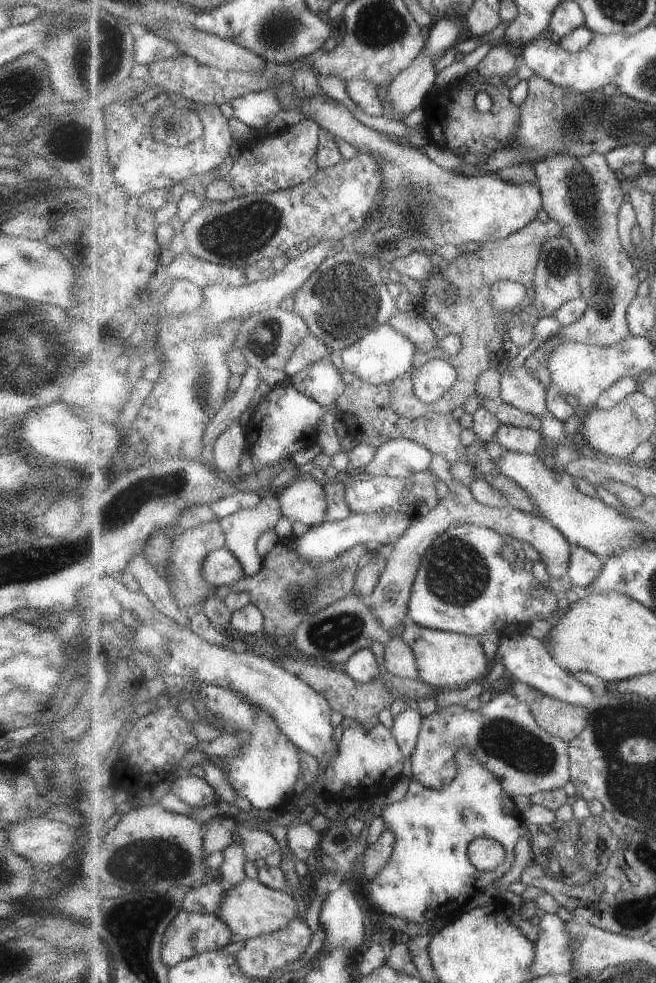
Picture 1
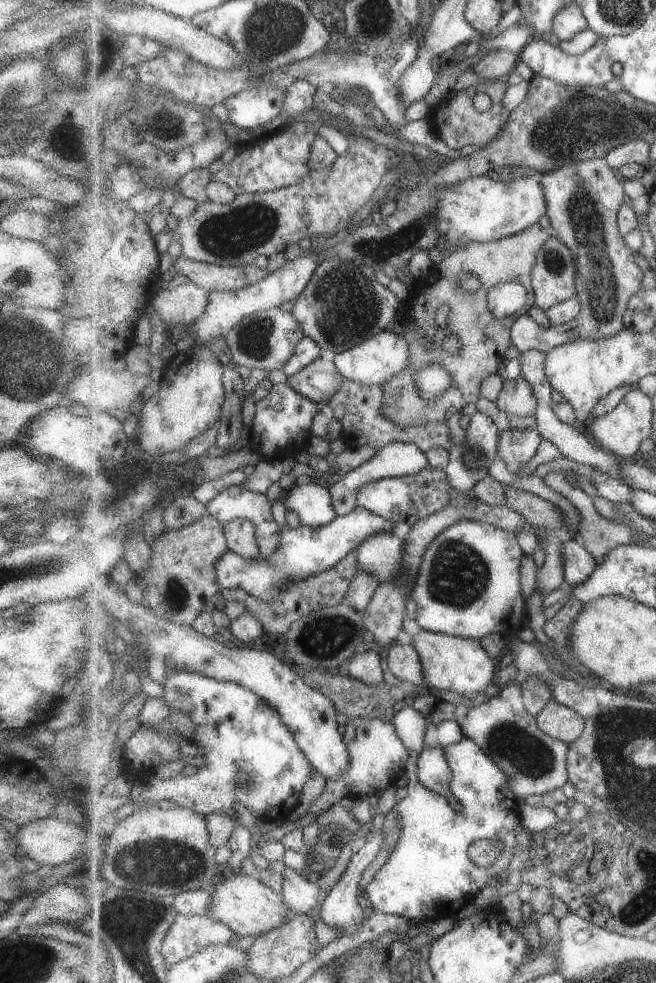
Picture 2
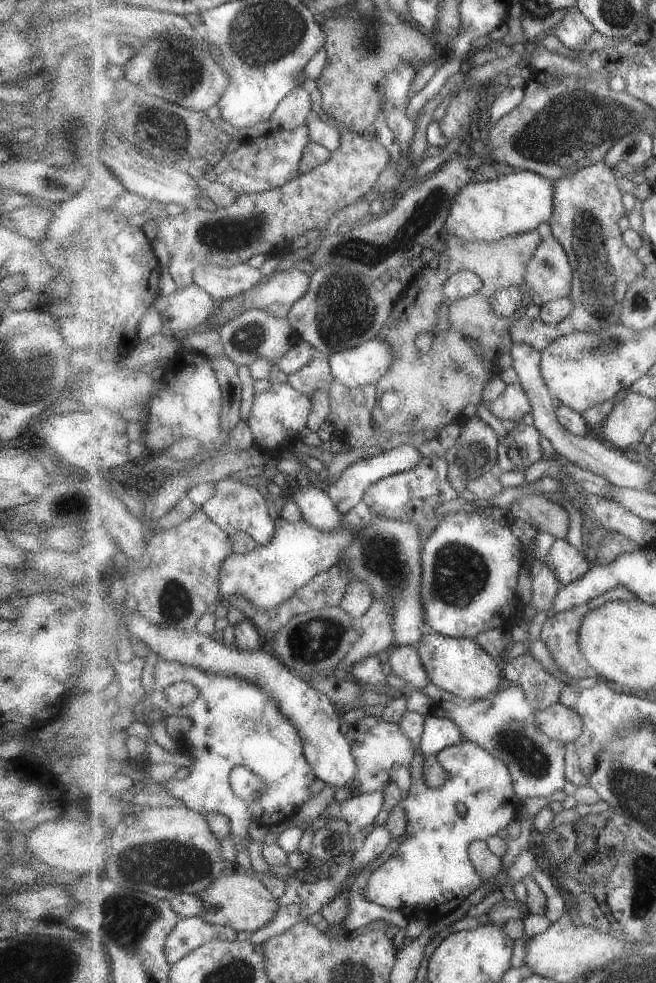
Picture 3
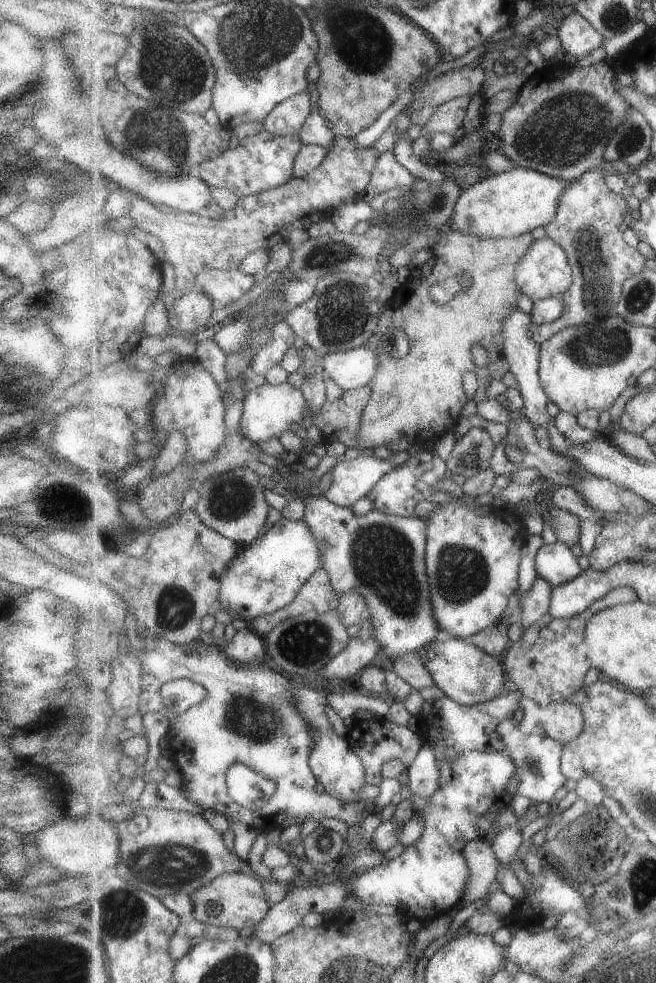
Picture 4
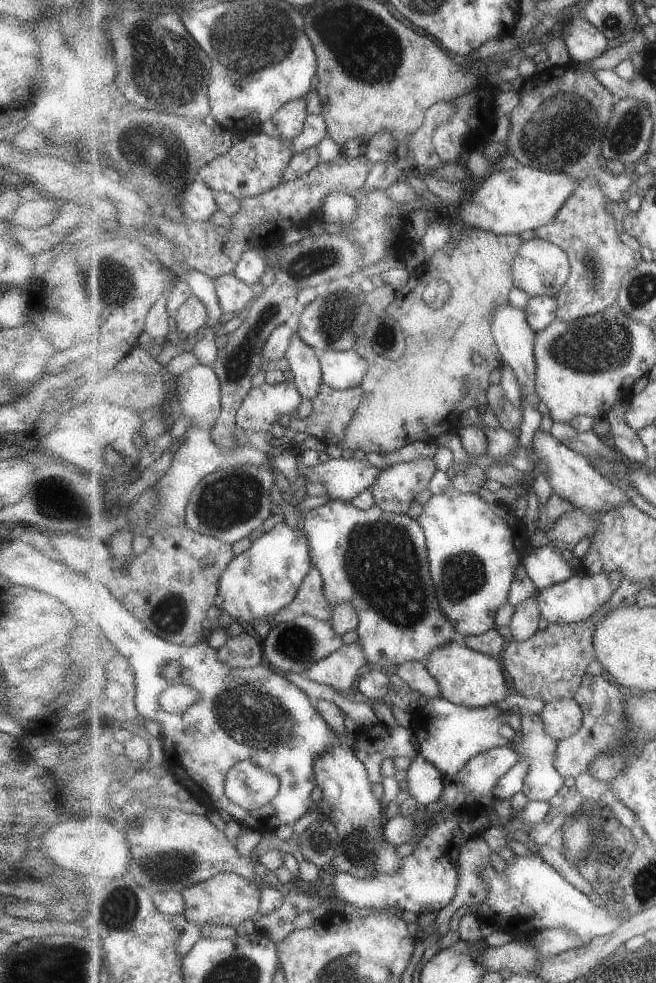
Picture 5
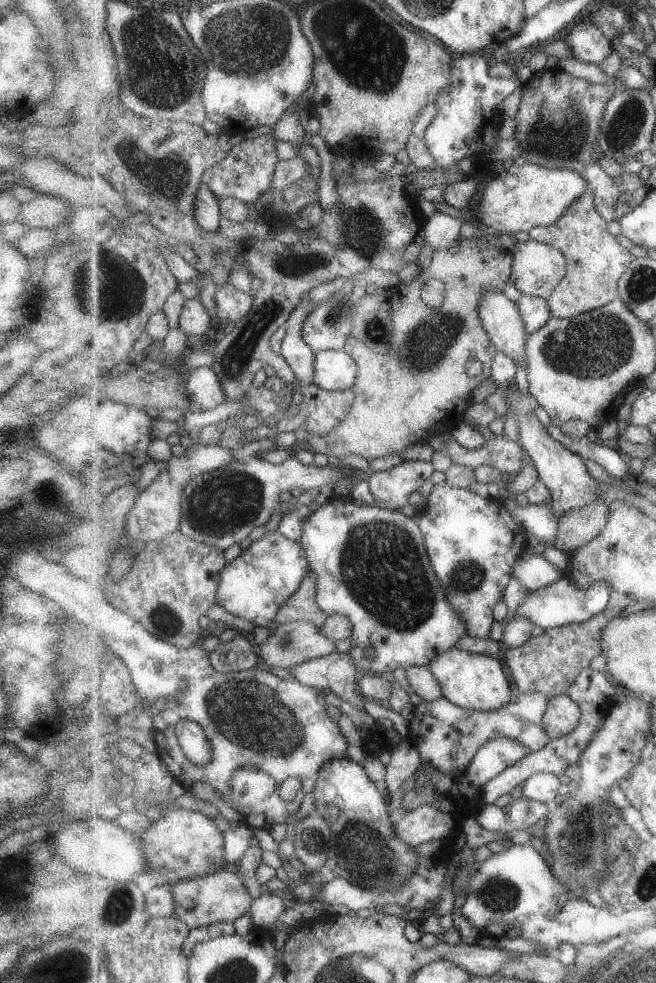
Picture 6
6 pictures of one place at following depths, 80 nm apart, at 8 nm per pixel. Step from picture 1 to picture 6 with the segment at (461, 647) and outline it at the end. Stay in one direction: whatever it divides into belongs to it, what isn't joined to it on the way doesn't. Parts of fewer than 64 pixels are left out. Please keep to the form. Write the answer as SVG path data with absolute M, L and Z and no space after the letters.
M456 646L431 661L431 672L440 682L441 695L463 708L474 711L494 711L509 704L513 690L505 678L503 659L463 651Z

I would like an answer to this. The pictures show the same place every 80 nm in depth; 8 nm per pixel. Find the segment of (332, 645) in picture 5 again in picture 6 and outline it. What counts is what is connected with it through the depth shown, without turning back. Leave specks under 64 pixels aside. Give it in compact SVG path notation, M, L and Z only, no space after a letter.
M293 621L273 627L273 633L260 645L262 665L292 669L298 664L324 657L337 650L322 628L309 621Z

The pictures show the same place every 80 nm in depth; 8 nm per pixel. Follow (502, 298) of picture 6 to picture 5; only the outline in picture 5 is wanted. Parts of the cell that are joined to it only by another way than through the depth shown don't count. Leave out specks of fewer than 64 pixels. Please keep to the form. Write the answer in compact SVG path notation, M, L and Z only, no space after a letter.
M507 303L500 305L494 312L492 321L492 333L502 354L503 363L509 365L517 375L519 384L522 388L522 398L533 408L539 406L542 398L536 391L536 372L538 360L535 356L535 341L537 332L528 322L527 313L519 306Z

